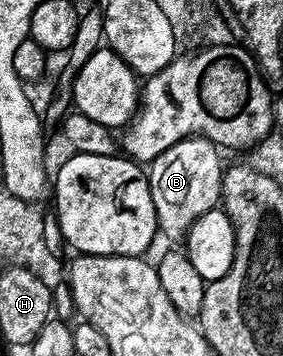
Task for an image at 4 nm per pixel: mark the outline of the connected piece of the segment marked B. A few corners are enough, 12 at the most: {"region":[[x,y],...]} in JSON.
{"region":[[185,137],[149,162],[170,243],[222,199],[223,154]]}

